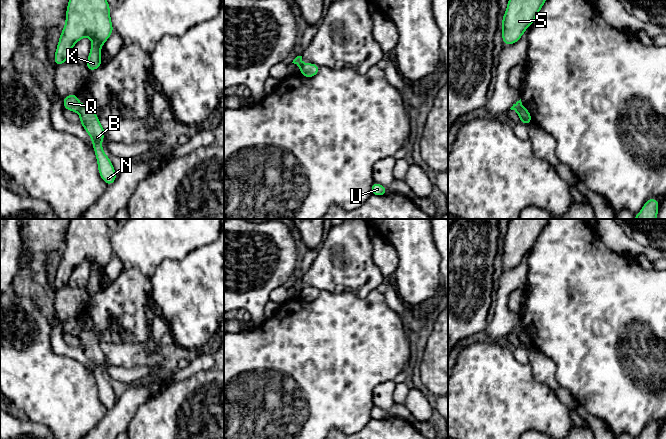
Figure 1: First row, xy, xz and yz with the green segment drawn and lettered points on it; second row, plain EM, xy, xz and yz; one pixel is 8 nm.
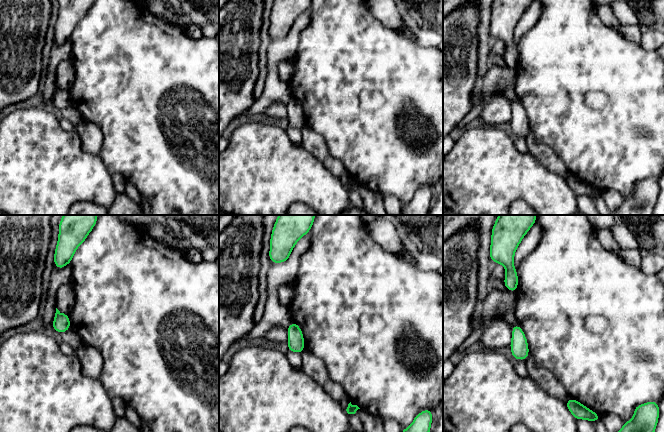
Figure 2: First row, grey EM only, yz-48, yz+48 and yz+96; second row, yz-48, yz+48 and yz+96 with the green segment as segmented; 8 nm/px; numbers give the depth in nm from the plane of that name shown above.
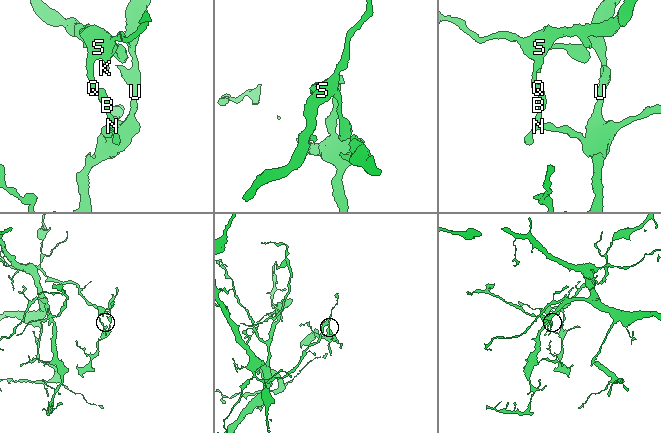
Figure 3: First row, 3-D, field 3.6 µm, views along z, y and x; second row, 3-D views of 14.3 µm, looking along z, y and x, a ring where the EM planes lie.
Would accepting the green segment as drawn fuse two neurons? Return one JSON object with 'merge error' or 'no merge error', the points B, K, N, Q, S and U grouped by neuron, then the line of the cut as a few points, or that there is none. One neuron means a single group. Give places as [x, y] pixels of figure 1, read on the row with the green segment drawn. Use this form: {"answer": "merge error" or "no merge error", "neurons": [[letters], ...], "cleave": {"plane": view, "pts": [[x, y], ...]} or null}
{"answer": "merge error", "neurons": [["B", "N", "U"], ["K", "Q", "S"]], "cleave": {"plane": "xy", "pts": [[81, 104], [77, 111]]}}

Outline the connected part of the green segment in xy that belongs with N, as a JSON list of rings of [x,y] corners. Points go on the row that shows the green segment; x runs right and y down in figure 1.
[[[81,105],[78,113],[80,115],[81,125],[92,139],[99,175],[108,186],[112,185],[115,182],[117,175],[111,160],[103,152],[101,142],[106,134],[105,130],[103,129],[92,105]]]

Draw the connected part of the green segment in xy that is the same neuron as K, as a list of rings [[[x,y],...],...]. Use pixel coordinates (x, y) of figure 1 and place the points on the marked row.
[[[69,0],[66,21],[56,48],[54,65],[68,61],[73,46],[83,37],[90,37],[92,44],[86,66],[90,72],[102,65],[101,46],[113,33],[107,0]]]

